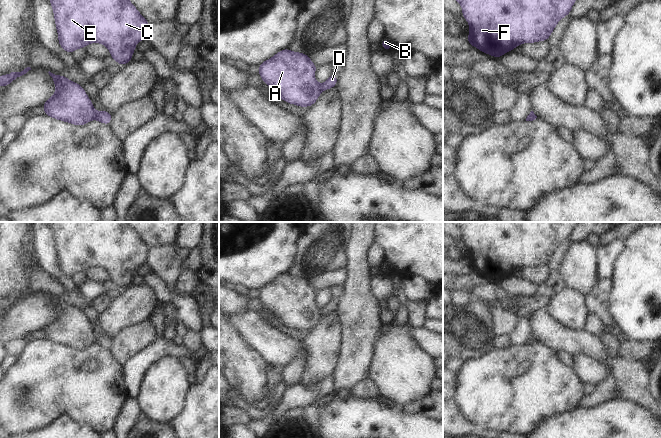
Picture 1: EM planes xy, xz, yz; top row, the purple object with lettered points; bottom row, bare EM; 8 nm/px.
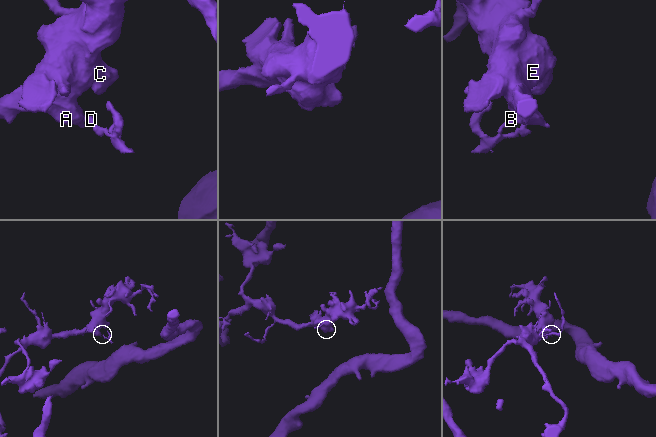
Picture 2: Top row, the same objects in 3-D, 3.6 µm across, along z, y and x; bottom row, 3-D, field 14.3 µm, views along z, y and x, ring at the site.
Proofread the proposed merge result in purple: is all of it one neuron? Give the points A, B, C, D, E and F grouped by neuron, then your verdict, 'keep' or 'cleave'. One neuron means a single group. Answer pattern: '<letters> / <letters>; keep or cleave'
A C E F / B D; cleave

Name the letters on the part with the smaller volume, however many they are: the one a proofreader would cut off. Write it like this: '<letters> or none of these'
B, D

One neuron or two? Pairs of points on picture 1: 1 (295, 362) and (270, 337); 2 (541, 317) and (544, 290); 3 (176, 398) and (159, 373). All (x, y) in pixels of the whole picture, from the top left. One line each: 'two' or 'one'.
1: two
2: two
3: one

